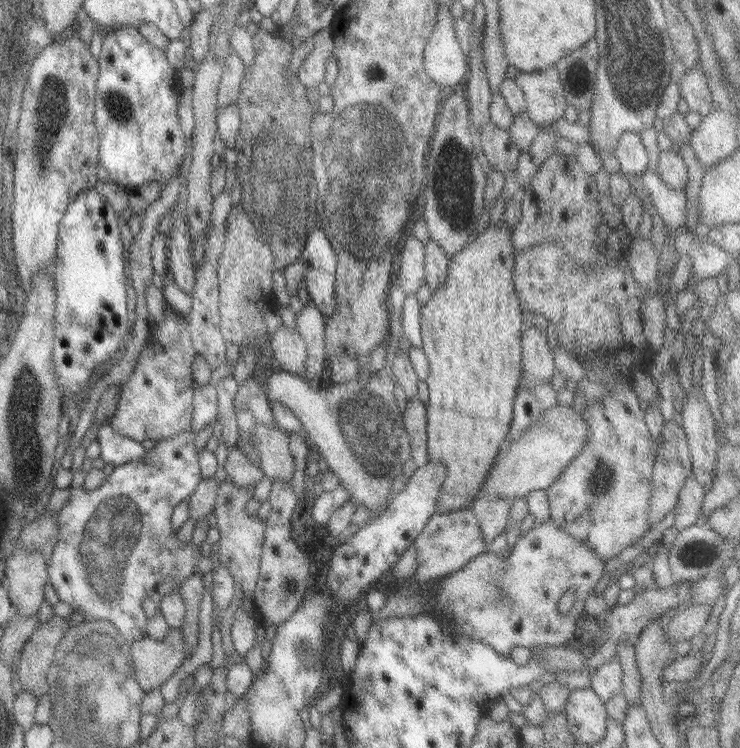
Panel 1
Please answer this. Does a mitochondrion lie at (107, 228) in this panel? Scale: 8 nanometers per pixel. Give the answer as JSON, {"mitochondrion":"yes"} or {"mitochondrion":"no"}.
{"mitochondrion":"no"}

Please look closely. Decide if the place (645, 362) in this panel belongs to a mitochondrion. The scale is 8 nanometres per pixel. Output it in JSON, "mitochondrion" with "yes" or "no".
{"mitochondrion":"no"}

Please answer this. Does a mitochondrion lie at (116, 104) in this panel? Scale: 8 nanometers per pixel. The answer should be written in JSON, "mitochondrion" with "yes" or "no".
{"mitochondrion":"yes"}

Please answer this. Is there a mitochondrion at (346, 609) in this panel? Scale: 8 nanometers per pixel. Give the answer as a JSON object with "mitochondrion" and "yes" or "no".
{"mitochondrion":"no"}

